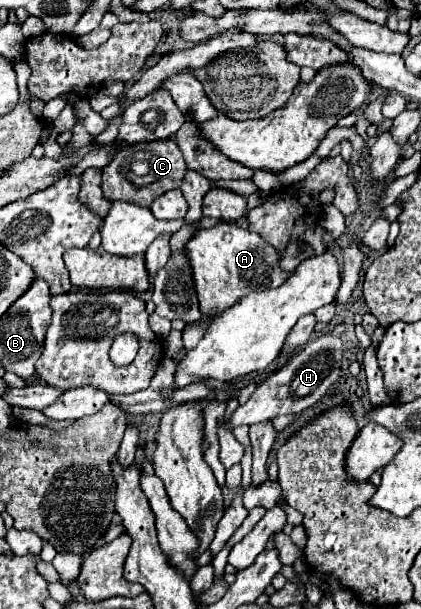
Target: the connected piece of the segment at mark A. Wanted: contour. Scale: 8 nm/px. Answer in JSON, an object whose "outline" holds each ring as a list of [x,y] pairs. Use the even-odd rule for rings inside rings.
{"outline":[[[217,223],[211,229],[201,229],[185,245],[189,267],[193,271],[195,291],[199,297],[199,309],[203,317],[213,317],[223,313],[227,307],[235,305],[241,297],[251,291],[263,291],[279,287],[291,273],[279,269],[277,251],[267,247],[267,243],[247,229],[235,223]]]}

